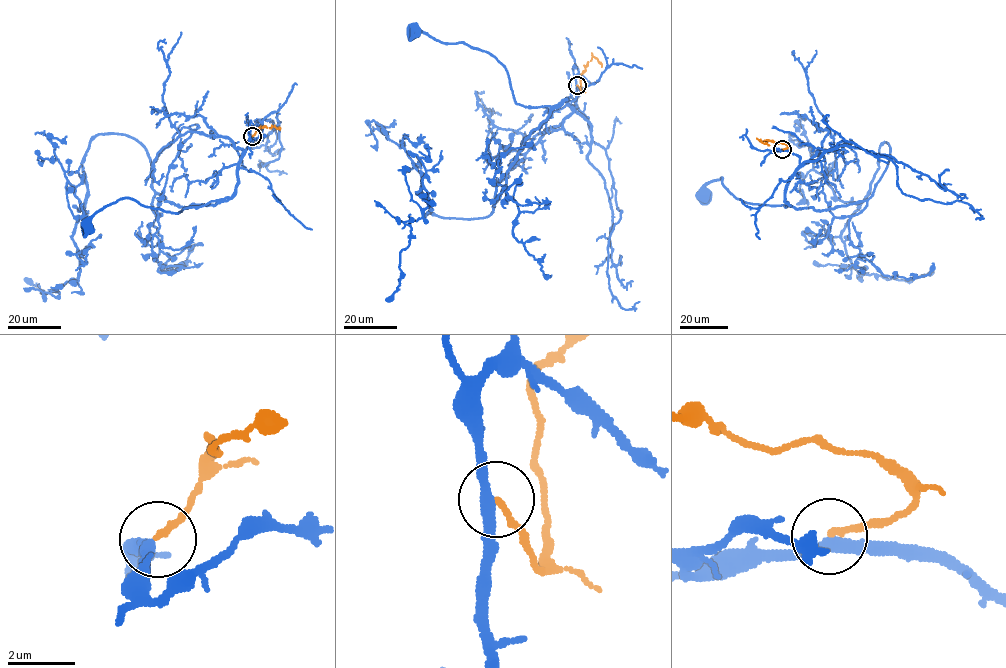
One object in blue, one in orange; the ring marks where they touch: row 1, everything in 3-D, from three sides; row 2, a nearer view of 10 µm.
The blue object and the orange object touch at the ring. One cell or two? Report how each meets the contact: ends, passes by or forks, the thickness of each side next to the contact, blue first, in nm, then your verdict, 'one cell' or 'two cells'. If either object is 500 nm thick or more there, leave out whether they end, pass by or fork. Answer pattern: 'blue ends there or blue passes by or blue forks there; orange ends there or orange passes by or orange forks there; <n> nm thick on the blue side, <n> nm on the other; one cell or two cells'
blue passes by; orange ends there; 320 nm thick on the blue side, 180 nm on the other; one cell

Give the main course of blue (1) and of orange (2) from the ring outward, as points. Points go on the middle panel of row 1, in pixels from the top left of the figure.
1: (576, 85), (576, 106), (567, 99), (524, 107), (516, 103), (507, 70), (494, 57), (413, 29)
2: (577, 85), (580, 91), (580, 75), (592, 57), (602, 66)

